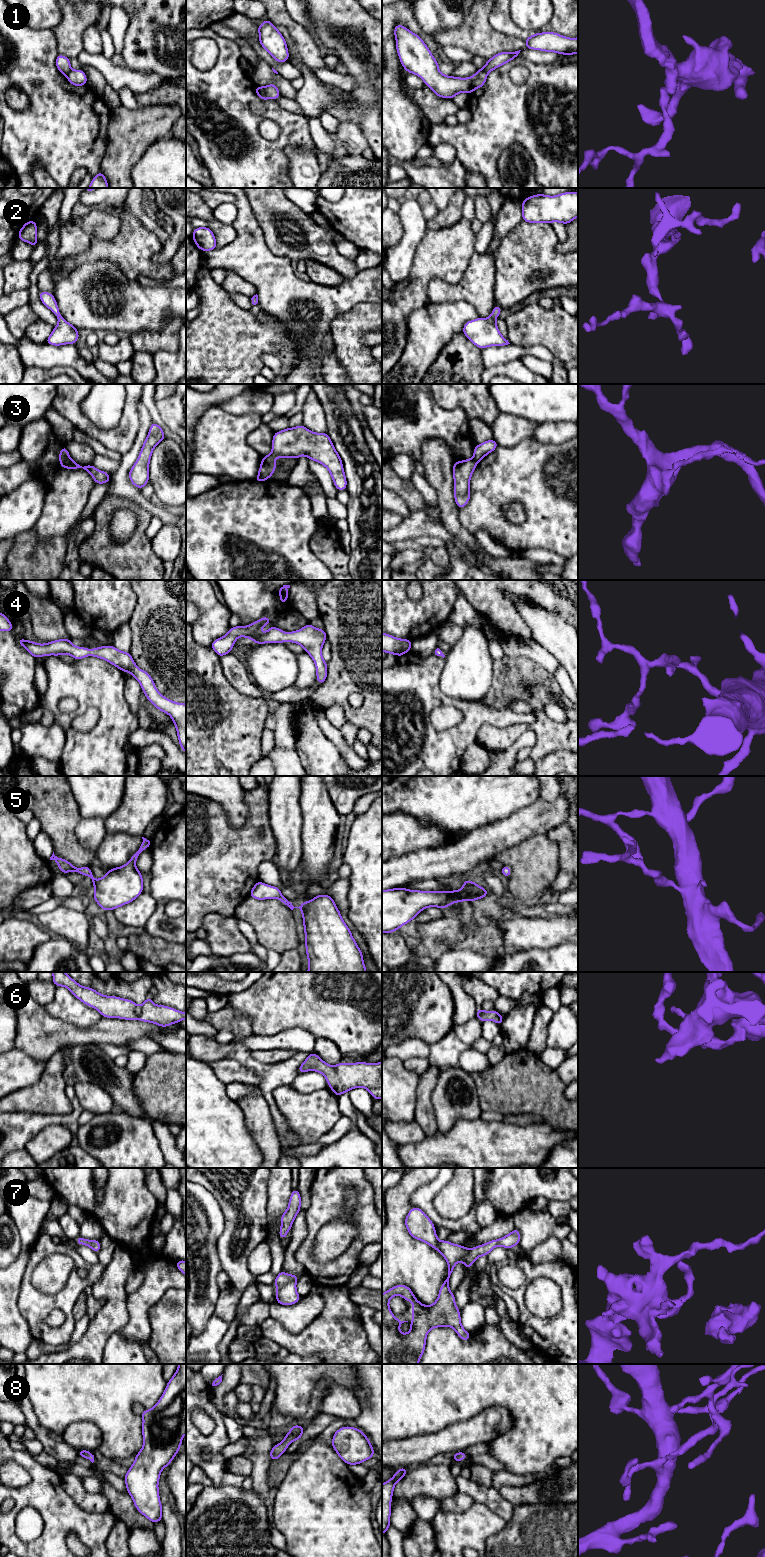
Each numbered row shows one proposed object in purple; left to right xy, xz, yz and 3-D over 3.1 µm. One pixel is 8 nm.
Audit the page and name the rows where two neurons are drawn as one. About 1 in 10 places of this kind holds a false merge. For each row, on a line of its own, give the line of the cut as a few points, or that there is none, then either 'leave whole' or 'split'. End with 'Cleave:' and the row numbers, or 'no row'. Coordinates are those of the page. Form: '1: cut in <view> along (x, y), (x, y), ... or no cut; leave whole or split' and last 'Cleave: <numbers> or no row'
1: cut in xz along (263, 87), (264, 93), (268, 97); split
2: no cut; leave whole
3: cut in xy along (70, 458), (60, 463); split
4: no cut; leave whole
5: no cut; leave whole
6: no cut; leave whole
7: no cut; leave whole
8: no cut; leave whole
Cleave: 1, 3

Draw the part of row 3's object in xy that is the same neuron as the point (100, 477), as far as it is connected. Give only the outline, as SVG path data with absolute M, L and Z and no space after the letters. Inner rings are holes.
M70 458L64 463L60 463L60 466L62 468L67 468L67 469L84 469L93 477L96 484L104 484L110 482L110 475L104 471L96 469L92 464L83 466L74 462Z

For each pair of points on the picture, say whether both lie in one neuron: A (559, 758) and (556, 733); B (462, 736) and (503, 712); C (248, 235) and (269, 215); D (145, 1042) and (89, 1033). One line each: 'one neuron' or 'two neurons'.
A: two neurons
B: one neuron
C: two neurons
D: two neurons

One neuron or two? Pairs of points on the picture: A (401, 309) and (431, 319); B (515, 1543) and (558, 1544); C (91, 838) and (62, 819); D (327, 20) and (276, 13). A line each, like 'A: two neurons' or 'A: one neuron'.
A: two neurons
B: one neuron
C: two neurons
D: two neurons

